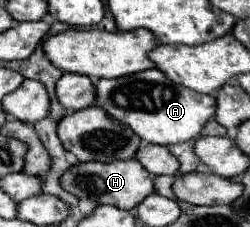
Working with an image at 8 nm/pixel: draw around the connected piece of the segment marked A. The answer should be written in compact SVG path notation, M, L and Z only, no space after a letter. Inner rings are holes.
M157 68L143 70L137 74L113 78L113 80L95 80L95 104L103 108L109 118L129 126L141 140L151 144L179 144L191 138L197 138L201 128L215 114L215 98L207 94L195 94L185 90L179 84L173 84Z

